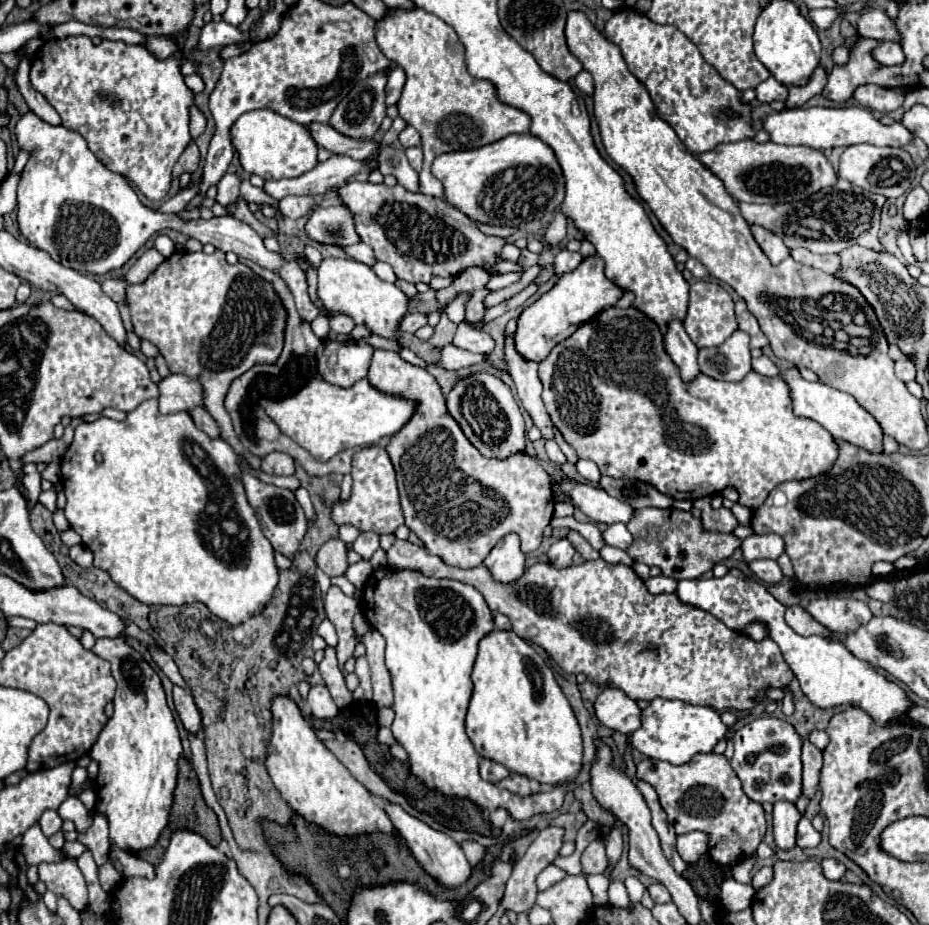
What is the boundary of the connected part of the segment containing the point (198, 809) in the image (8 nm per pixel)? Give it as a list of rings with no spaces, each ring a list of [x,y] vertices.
[[[185,757],[179,759],[179,777],[177,777],[177,789],[175,789],[175,815],[171,815],[169,825],[163,829],[163,833],[161,833],[161,837],[159,837],[159,843],[155,843],[155,845],[149,847],[149,849],[137,851],[137,855],[139,855],[141,859],[147,859],[151,865],[159,863],[159,855],[163,855],[163,847],[167,847],[167,839],[169,839],[171,831],[173,831],[173,829],[183,829],[183,827],[187,827],[187,829],[191,829],[191,831],[203,835],[203,837],[205,837],[211,845],[215,845],[215,847],[217,847],[219,841],[221,841],[221,831],[219,831],[217,815],[215,815],[213,809],[209,809],[207,803],[203,801],[197,775],[195,775],[195,771],[193,771],[193,767],[191,767],[191,761],[185,759]]]

